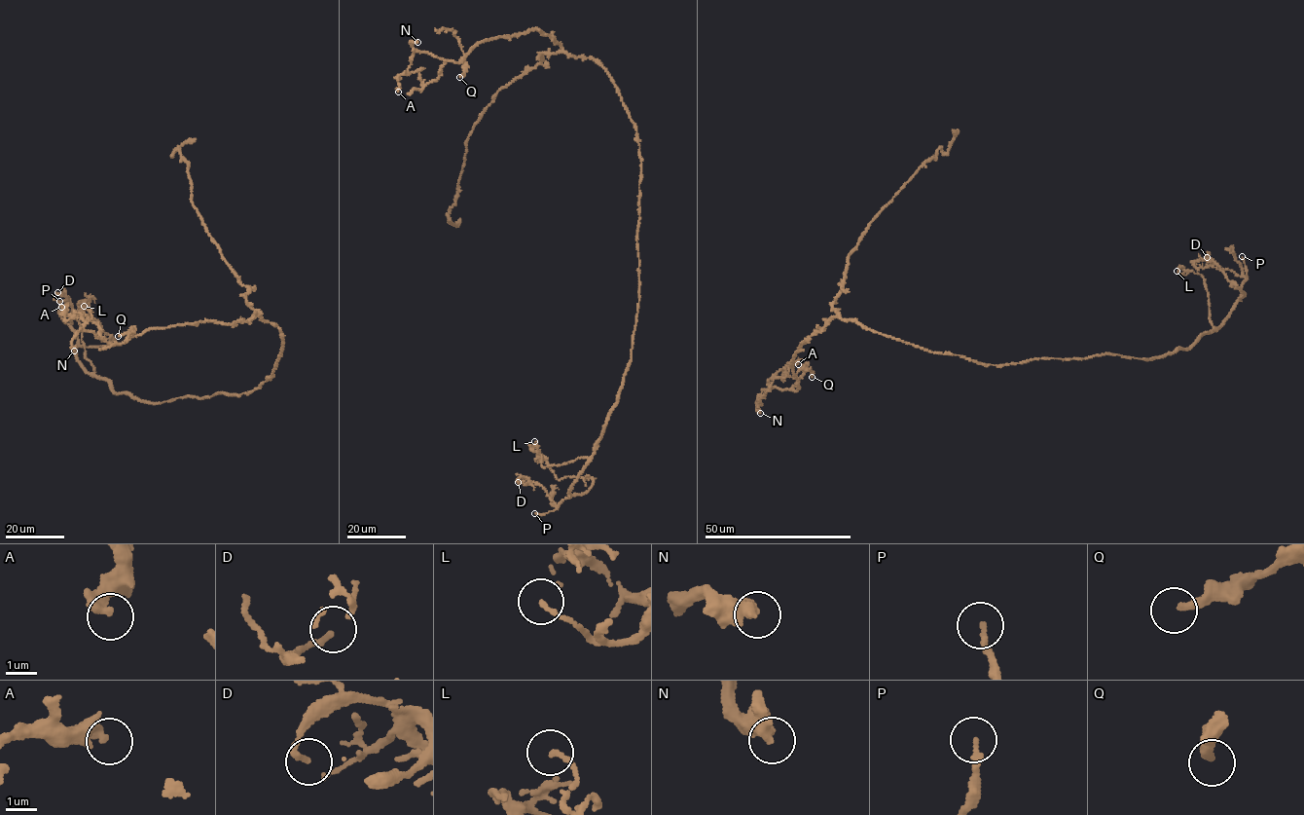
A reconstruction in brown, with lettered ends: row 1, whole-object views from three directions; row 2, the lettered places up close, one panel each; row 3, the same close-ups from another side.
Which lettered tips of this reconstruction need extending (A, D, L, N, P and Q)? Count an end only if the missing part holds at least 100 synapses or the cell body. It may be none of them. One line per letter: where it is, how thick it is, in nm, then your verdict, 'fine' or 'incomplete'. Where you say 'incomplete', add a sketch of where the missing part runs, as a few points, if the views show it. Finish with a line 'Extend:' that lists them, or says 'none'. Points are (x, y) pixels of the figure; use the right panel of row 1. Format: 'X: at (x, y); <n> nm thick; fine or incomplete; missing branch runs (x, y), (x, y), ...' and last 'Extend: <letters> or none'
A: at (798, 364); 360 nm thick; fine
D: at (1207, 257); 180 nm thick; fine
L: at (1177, 271); 150 nm thick; fine
N: at (760, 413); 400 nm thick; fine
P: at (1242, 256); 180 nm thick; incomplete; missing branch runs (1242, 256), (1237, 238), (1238, 214), (1216, 190), (1212, 173)
Q: at (812, 377); 280 nm thick; fine
Extend: P

